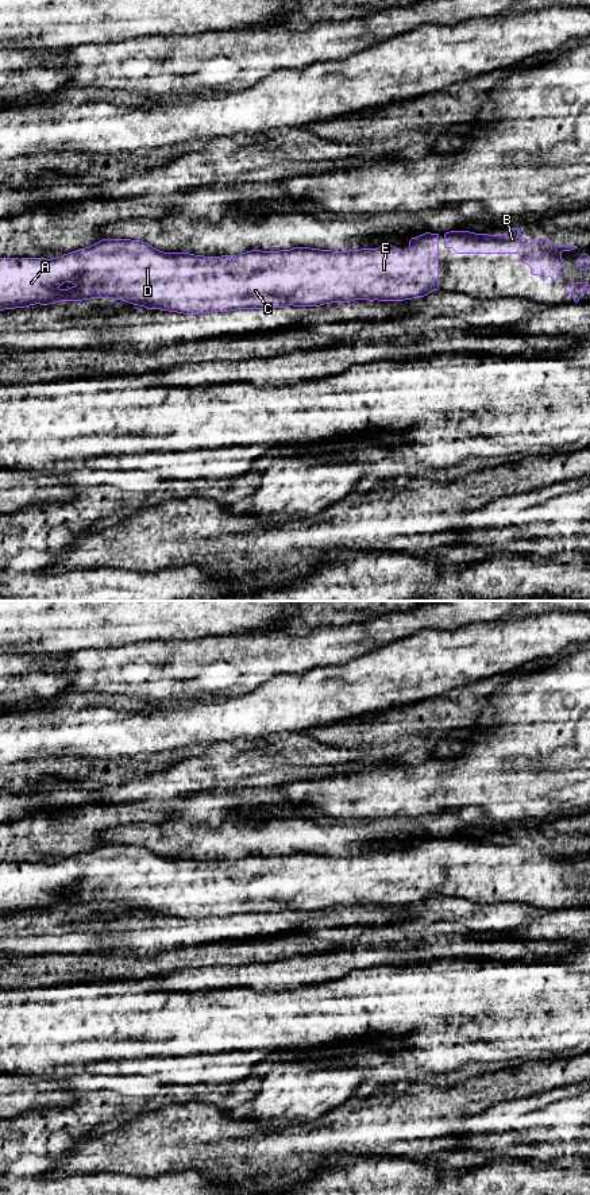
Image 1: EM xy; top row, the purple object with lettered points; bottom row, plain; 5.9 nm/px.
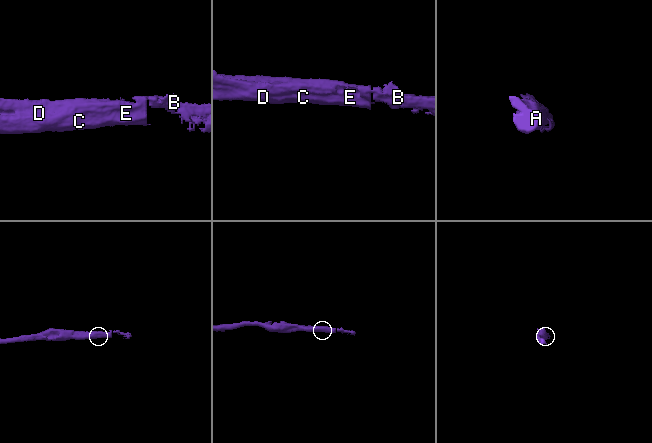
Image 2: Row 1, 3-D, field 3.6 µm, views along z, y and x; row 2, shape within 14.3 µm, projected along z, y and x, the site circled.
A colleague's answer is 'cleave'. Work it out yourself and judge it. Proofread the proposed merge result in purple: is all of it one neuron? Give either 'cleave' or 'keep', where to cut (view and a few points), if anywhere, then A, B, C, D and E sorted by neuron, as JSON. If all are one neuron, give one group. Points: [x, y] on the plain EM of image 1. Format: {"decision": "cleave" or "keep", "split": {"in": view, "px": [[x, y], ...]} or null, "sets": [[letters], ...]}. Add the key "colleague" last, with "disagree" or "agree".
{"decision": "keep", "split": null, "sets": [["A", "B", "C", "D", "E"]], "colleague": "disagree"}

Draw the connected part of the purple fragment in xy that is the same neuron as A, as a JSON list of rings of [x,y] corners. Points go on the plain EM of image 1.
[[[439,839],[409,845],[405,856],[392,849],[378,853],[332,856],[294,852],[251,855],[238,860],[204,861],[163,857],[146,847],[103,844],[57,863],[0,863],[0,915],[59,906],[113,903],[184,920],[320,911],[331,907],[404,906],[439,894]]]

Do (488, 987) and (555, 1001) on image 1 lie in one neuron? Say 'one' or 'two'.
one

